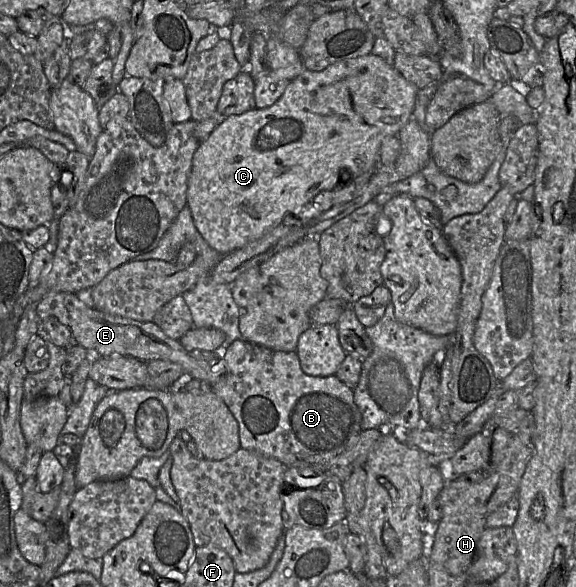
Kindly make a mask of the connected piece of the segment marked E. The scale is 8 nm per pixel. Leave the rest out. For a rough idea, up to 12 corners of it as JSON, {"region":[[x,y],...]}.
{"region":[[56,292],[36,305],[95,357],[179,364],[209,386],[222,350],[187,351],[154,322]]}

